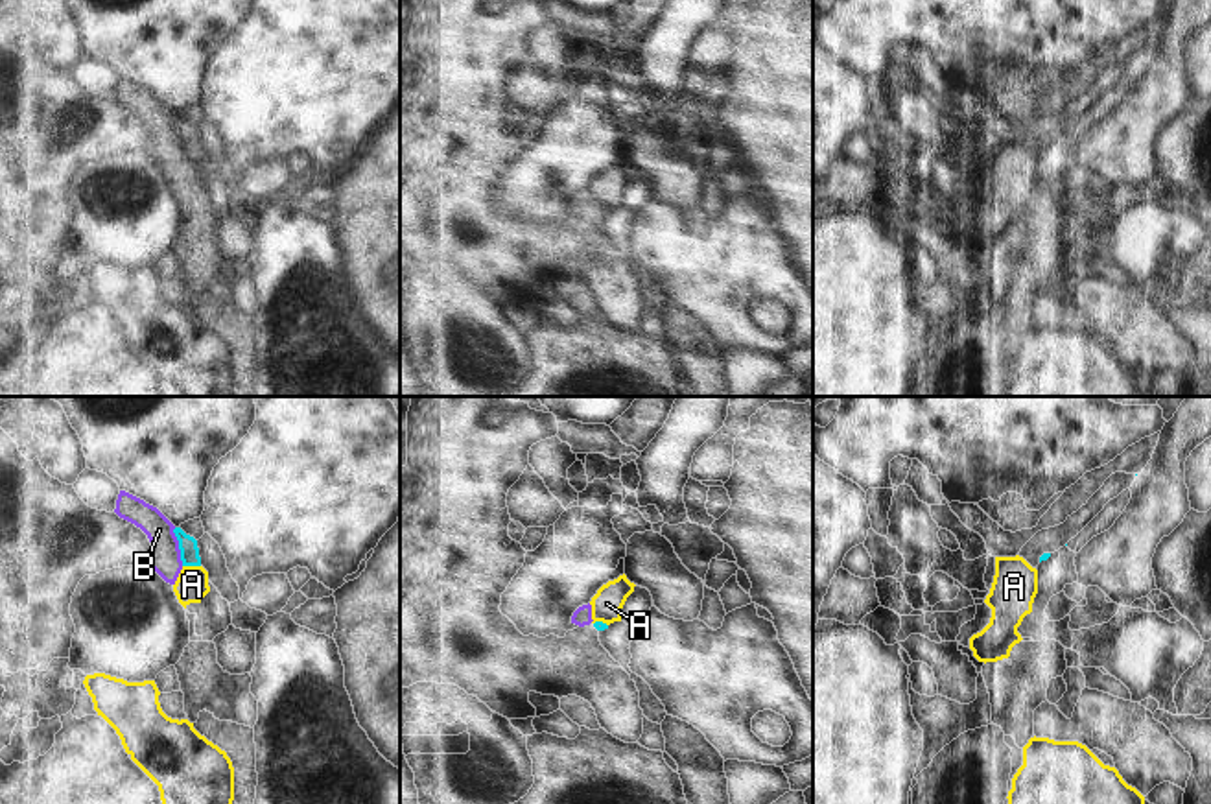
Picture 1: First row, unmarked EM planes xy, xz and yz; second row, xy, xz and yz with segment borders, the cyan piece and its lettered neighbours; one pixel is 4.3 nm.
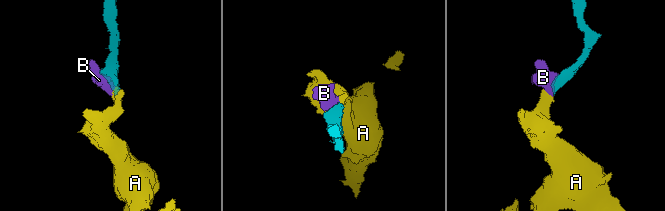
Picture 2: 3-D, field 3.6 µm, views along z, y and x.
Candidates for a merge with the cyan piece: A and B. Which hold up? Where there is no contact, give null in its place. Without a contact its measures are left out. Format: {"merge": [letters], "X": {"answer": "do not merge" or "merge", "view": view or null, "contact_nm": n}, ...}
{"merge": ["A"], "A": {"answer": "merge", "view": "xy", "contact_nm": 80}, "B": {"answer": "do not merge", "view": "xy", "contact_nm": 170}}

